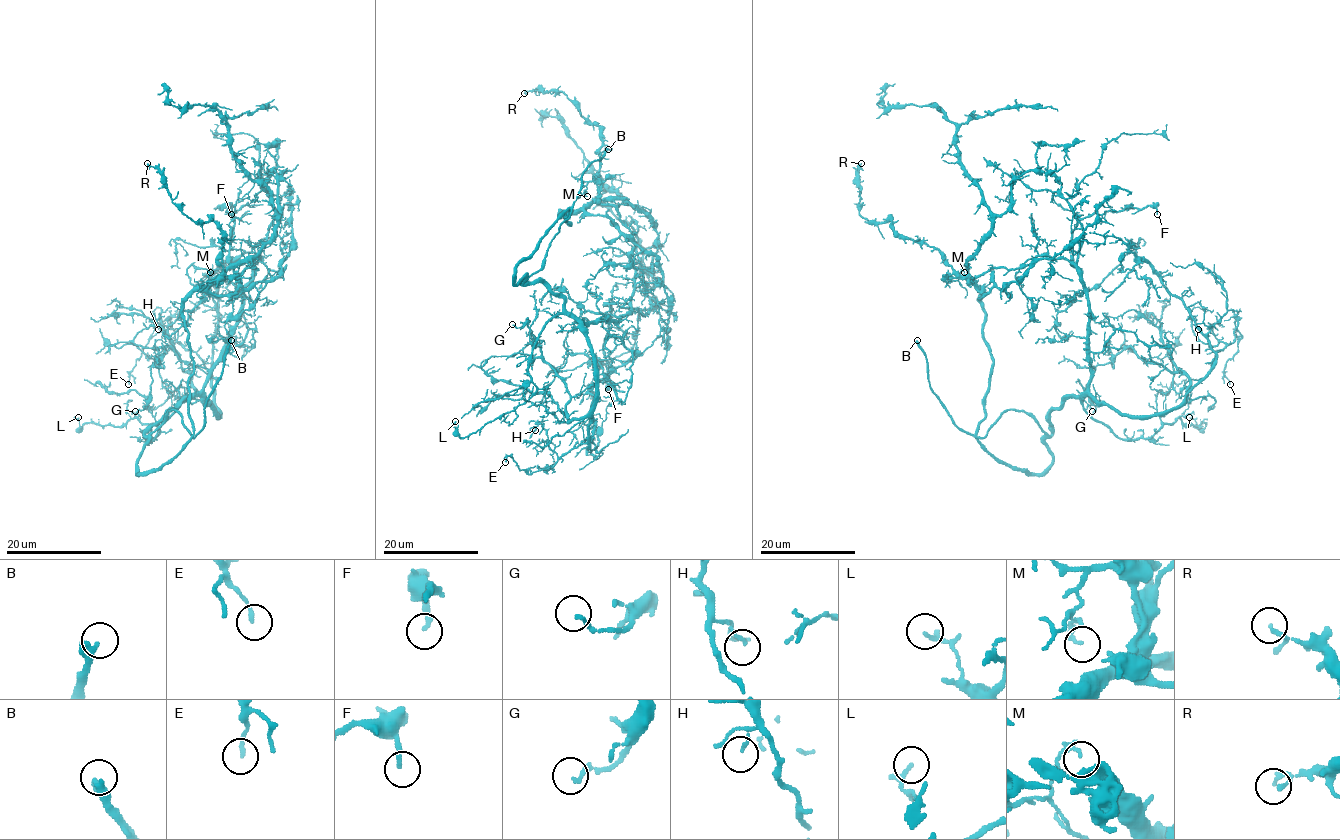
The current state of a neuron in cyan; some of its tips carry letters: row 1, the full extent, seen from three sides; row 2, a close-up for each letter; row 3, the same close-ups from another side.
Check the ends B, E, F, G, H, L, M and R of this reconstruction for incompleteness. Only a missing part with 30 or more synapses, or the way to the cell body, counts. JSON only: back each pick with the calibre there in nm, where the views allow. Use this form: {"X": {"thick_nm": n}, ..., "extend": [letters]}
{"B": {"thick_nm": 400}, "extend": ["B"]}

